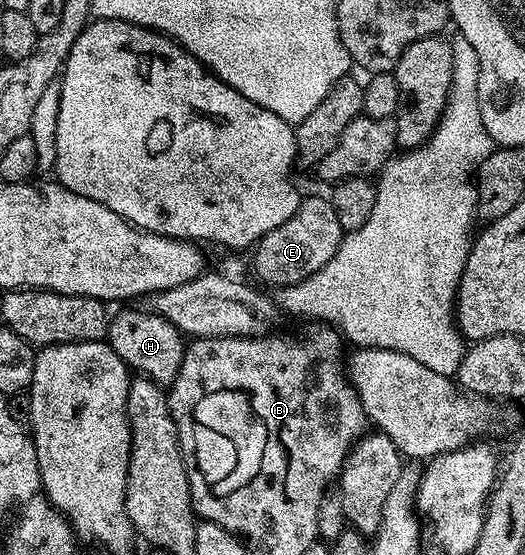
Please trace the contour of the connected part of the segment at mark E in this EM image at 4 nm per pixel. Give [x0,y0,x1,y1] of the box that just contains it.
[252,197,346,288]

